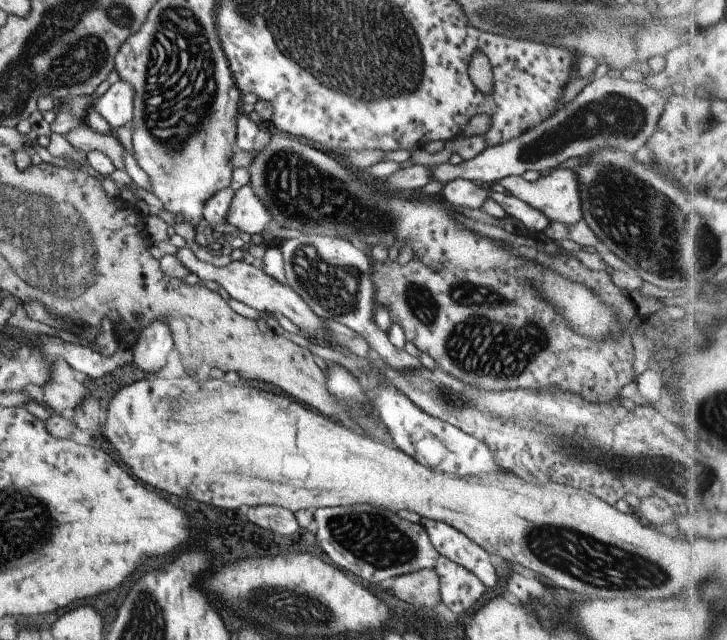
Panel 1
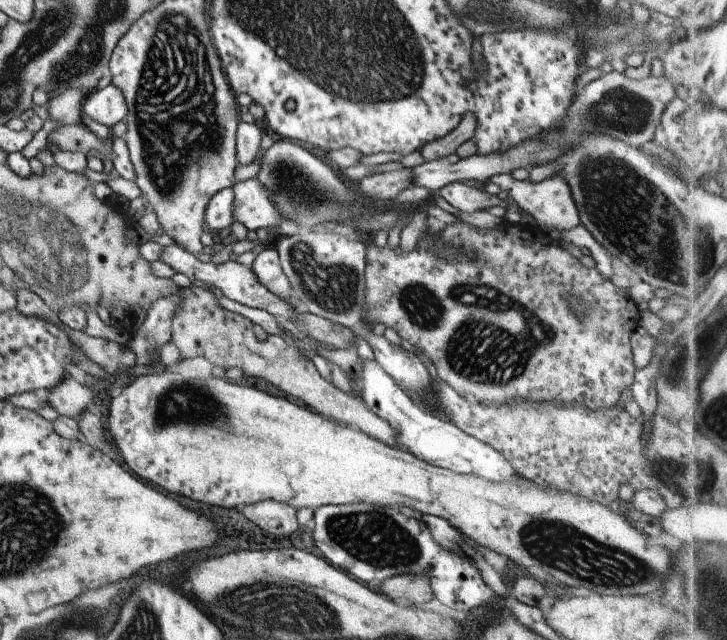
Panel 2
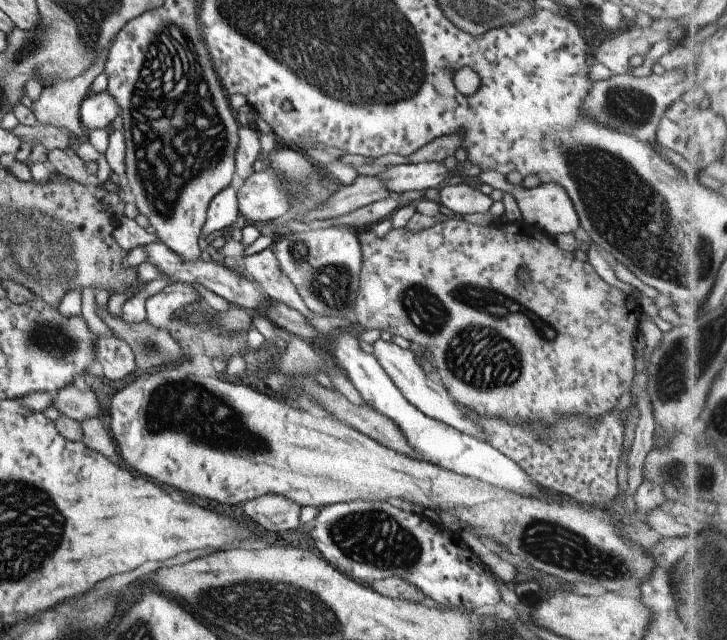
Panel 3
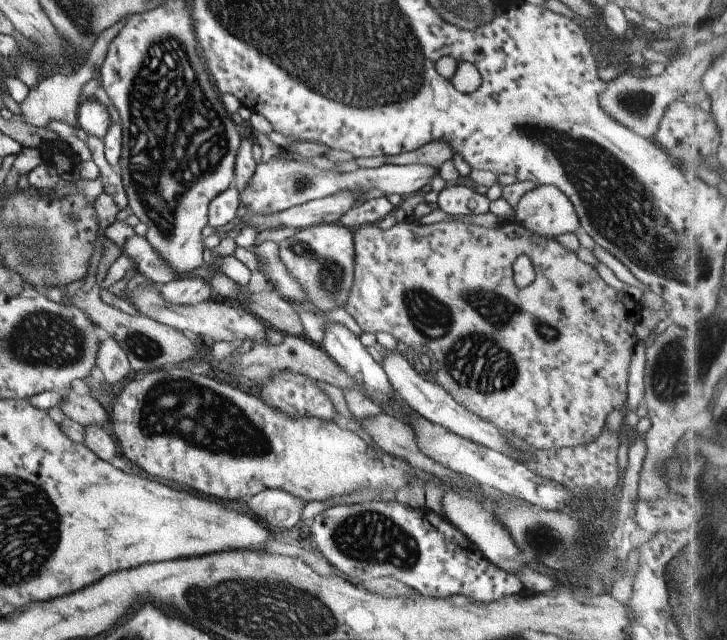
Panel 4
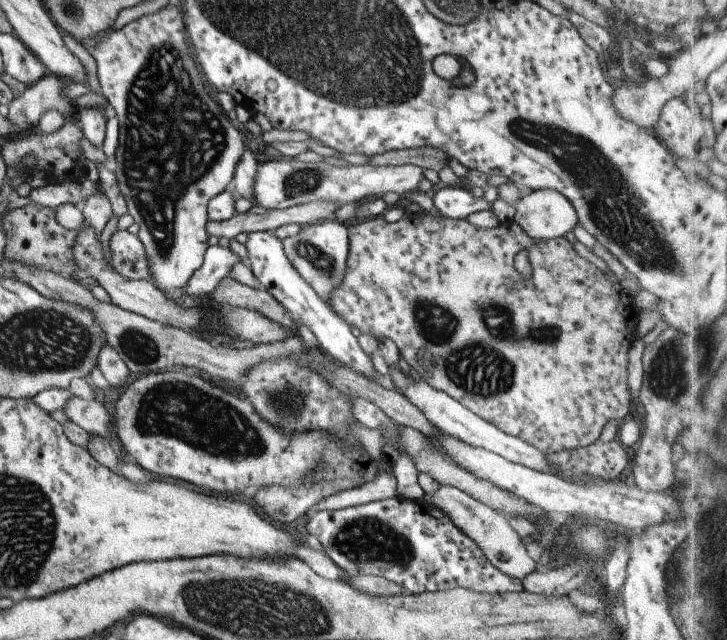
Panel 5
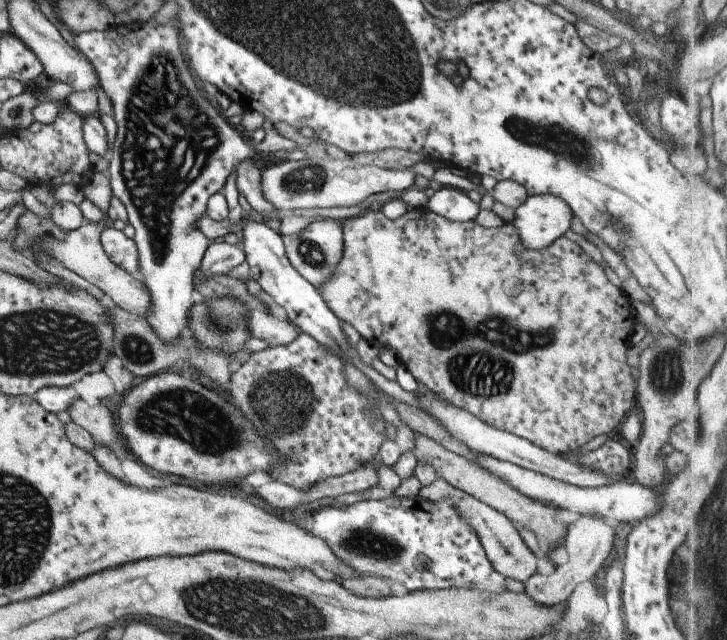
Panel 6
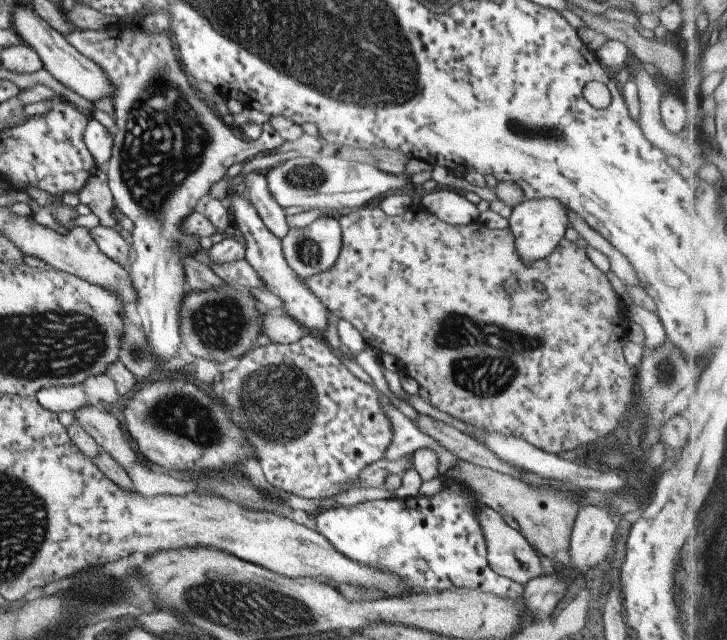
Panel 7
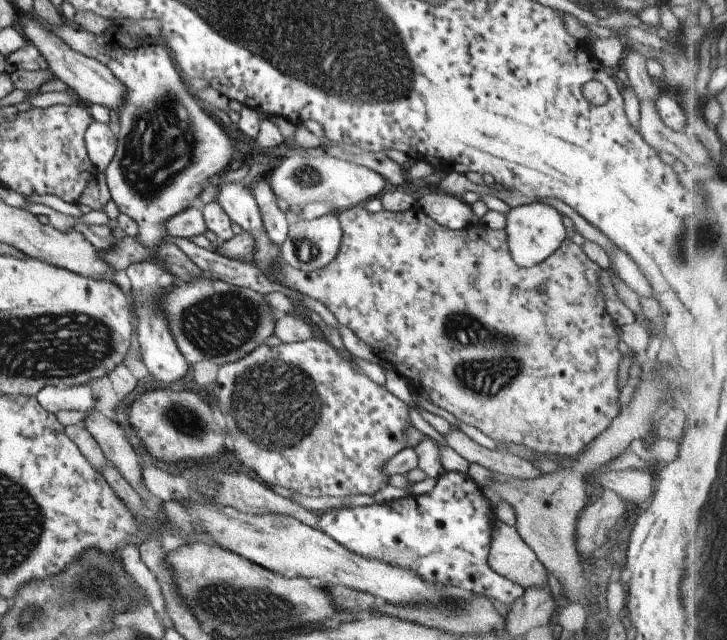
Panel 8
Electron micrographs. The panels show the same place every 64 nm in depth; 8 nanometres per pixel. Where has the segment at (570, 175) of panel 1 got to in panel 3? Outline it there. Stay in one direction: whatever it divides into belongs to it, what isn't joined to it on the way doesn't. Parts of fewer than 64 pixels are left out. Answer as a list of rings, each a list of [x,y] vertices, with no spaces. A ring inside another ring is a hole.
[[[487,170],[479,175],[482,183],[491,185],[496,190],[508,192],[515,198],[520,212],[522,214],[522,222],[530,225],[540,234],[546,233],[550,237],[555,237],[557,234],[575,233],[579,223],[574,203],[570,200],[568,192],[556,184],[556,182],[541,183],[534,188],[524,188],[522,184],[511,184],[506,175],[496,172],[496,170]]]

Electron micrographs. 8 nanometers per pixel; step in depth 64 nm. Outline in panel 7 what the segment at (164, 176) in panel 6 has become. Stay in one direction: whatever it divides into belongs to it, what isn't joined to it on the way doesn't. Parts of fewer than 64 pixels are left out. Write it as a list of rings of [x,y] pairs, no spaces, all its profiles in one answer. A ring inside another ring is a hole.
[[[118,21],[114,22],[112,26],[104,31],[90,31],[90,30],[81,30],[76,29],[72,30],[66,36],[66,41],[69,44],[72,44],[76,50],[80,52],[86,58],[91,59],[93,62],[96,62],[104,72],[109,75],[112,85],[115,87],[115,98],[113,99],[114,112],[116,116],[115,123],[118,125],[118,133],[113,136],[113,152],[110,162],[110,168],[108,168],[107,182],[109,190],[113,195],[113,200],[115,203],[115,208],[119,210],[122,214],[126,215],[132,222],[134,222],[135,228],[132,232],[130,242],[132,244],[132,260],[128,268],[129,278],[131,279],[131,286],[136,292],[136,312],[138,313],[138,324],[145,335],[145,340],[147,341],[147,346],[153,360],[160,366],[168,366],[172,360],[176,360],[180,354],[180,343],[181,337],[179,334],[179,305],[181,304],[182,298],[187,293],[183,286],[185,285],[185,275],[183,270],[183,265],[181,260],[186,256],[190,255],[193,257],[192,253],[196,250],[202,250],[198,244],[199,237],[192,237],[184,235],[179,228],[179,225],[184,218],[187,218],[195,209],[198,200],[203,196],[208,195],[211,186],[219,181],[223,176],[226,175],[228,168],[236,163],[245,163],[248,159],[251,160],[258,153],[264,152],[268,154],[270,151],[276,150],[282,146],[286,141],[280,136],[274,127],[266,122],[262,125],[262,132],[260,137],[257,140],[244,142],[242,138],[234,136],[234,132],[230,128],[226,128],[226,125],[218,116],[212,114],[212,110],[196,96],[196,92],[192,90],[192,86],[188,84],[184,72],[180,70],[178,66],[178,58],[176,54],[175,47],[173,46],[173,41],[171,40],[171,34],[168,31],[165,31],[161,34],[149,34],[145,31],[138,30],[135,27],[133,22],[127,21]]]

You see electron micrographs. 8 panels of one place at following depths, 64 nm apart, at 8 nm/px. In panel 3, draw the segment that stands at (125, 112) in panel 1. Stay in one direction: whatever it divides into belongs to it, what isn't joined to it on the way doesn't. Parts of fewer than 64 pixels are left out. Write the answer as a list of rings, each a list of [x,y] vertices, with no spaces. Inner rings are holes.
[[[108,90],[96,94],[90,93],[80,105],[80,120],[86,131],[94,128],[110,130],[119,111],[122,111],[122,108]]]

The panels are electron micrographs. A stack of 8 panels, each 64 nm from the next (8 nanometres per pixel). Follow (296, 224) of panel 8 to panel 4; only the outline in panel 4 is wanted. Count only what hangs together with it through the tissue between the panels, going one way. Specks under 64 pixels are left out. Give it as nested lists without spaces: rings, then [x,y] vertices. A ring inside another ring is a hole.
[[[324,223],[310,228],[297,229],[293,236],[278,242],[278,254],[290,274],[308,292],[310,302],[322,313],[346,306],[350,288],[354,284],[354,258],[356,248],[353,231],[338,223]]]

